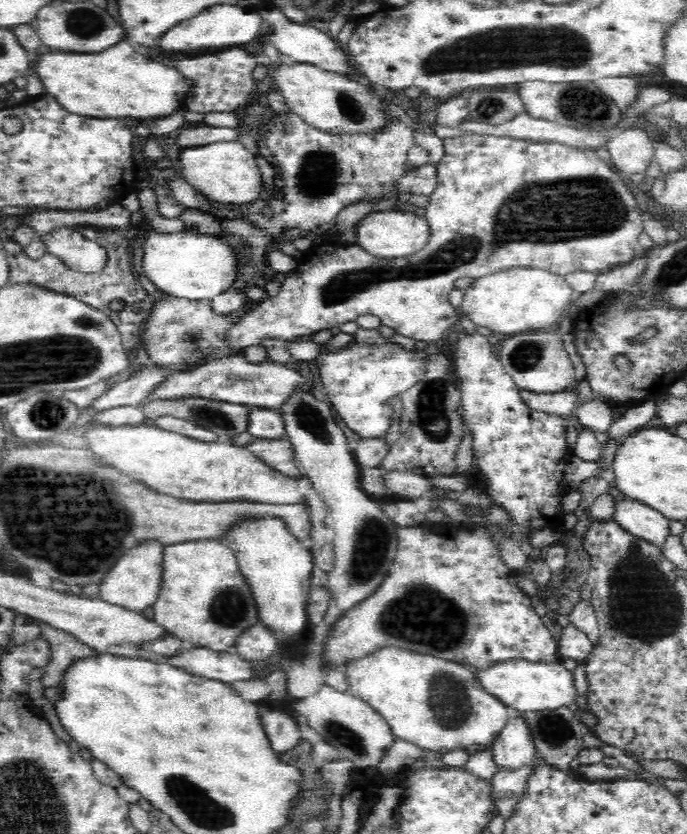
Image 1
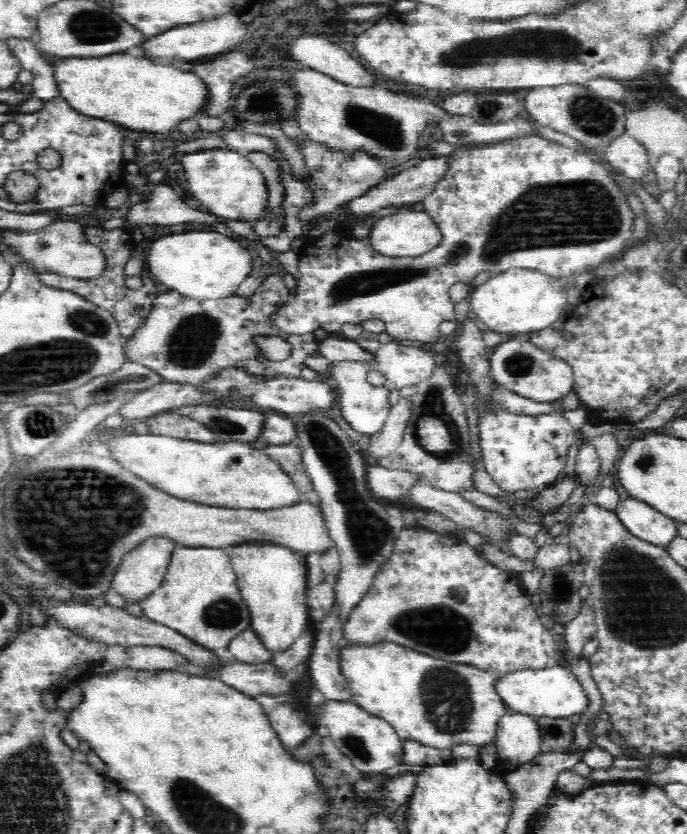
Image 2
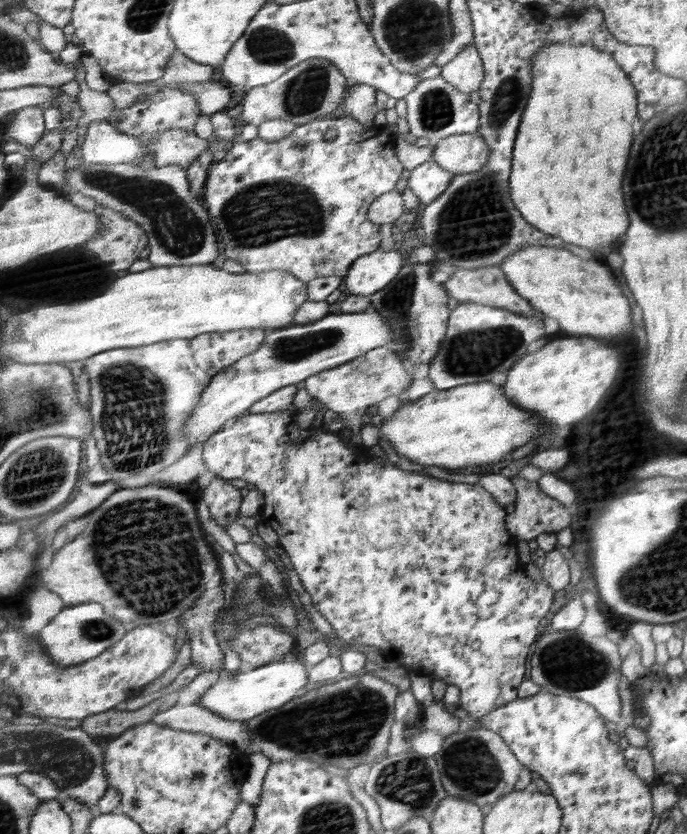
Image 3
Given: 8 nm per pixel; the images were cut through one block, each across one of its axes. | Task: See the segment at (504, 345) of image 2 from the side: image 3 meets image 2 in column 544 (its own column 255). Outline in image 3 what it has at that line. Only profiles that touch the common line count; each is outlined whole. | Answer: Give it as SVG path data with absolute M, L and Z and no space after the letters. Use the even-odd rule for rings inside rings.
M378 312L328 314L318 322L276 329L265 336L258 350L220 373L206 389L200 405L193 411L186 426L186 434L190 434L188 438L191 440L191 449L212 434L220 432L220 428L228 420L247 414L252 406L271 393L302 383L326 370L336 369L360 357L360 354L384 346L386 342L390 342L390 330Z

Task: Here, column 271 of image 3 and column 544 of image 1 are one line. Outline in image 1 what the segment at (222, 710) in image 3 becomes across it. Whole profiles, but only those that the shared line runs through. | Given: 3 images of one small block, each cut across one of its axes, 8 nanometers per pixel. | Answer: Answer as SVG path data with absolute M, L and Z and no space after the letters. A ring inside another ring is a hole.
M506 661L502 664L492 665L488 669L476 669L479 677L479 683L490 694L498 697L512 712L539 712L539 710L562 709L562 706L568 706L576 700L578 692L574 687L573 672L567 670L562 662L528 662L528 661Z

